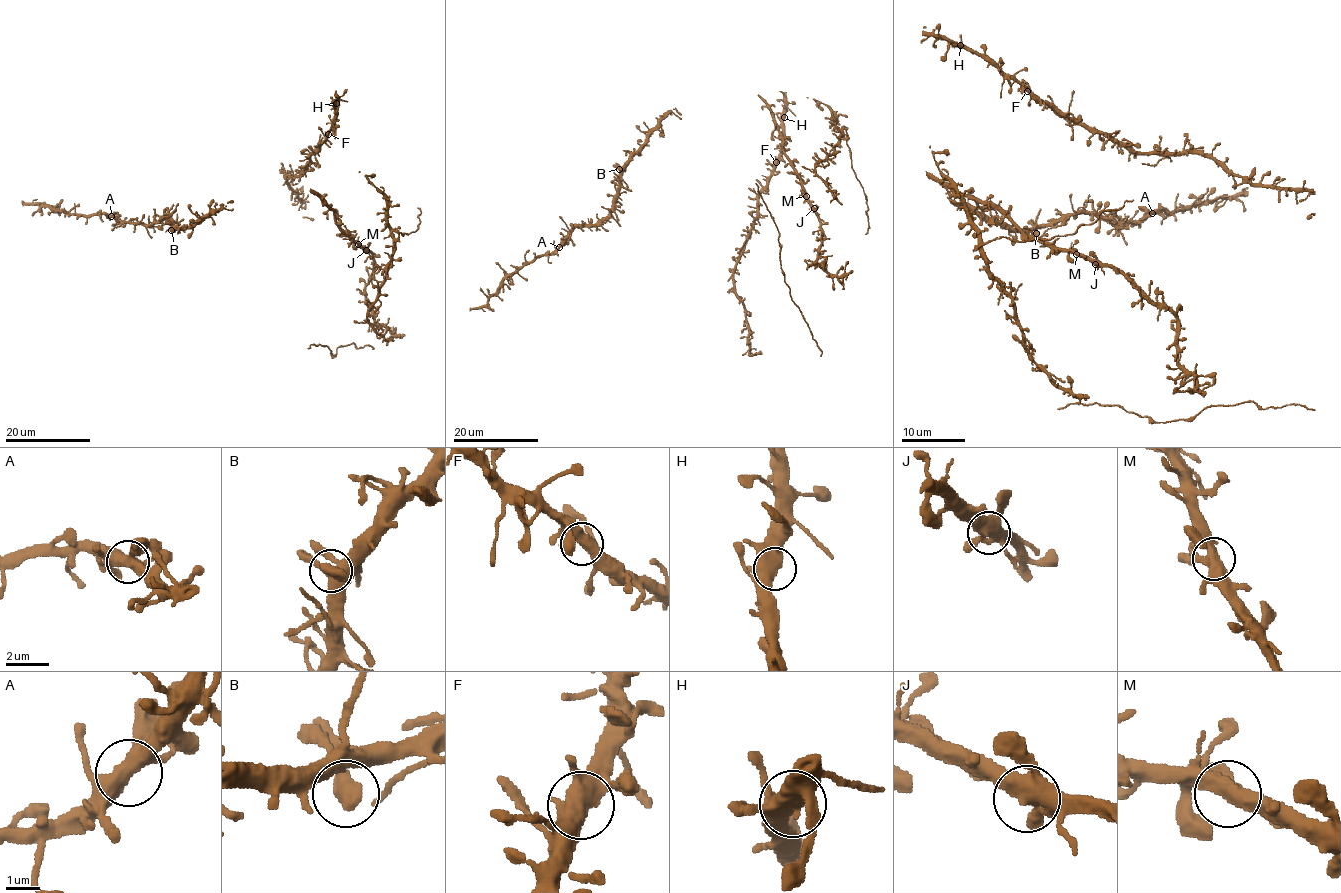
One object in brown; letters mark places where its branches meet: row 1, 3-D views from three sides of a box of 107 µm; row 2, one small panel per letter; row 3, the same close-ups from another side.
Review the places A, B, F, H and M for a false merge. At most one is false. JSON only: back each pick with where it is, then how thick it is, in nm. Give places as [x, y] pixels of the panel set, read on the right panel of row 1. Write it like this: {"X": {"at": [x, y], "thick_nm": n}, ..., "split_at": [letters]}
{"split_at": []}

